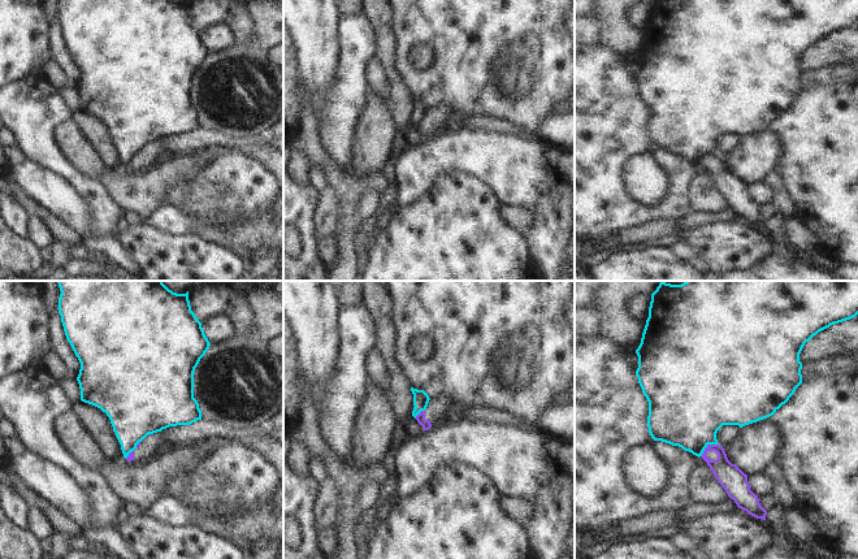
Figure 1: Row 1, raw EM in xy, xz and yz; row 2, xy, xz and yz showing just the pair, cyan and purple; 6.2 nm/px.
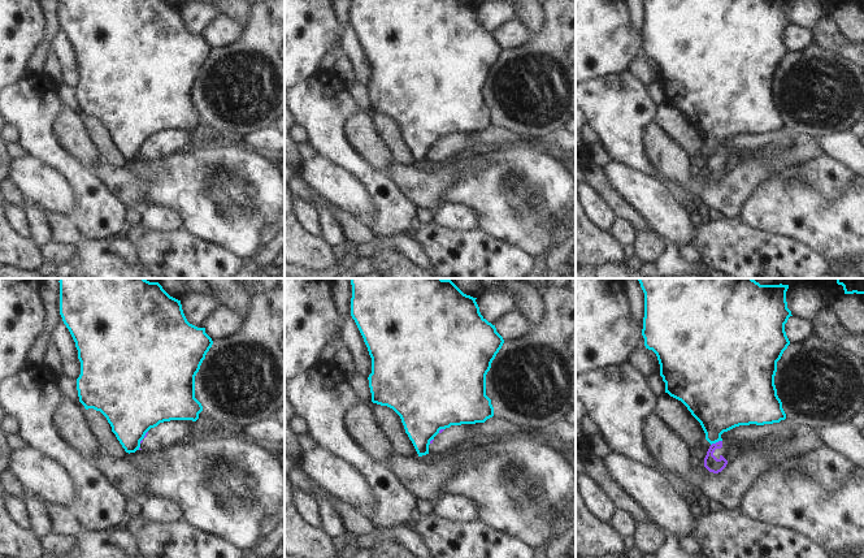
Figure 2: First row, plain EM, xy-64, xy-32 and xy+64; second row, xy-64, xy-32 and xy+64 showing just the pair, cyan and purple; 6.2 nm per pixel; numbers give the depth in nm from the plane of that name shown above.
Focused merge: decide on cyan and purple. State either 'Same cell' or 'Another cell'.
Another cell

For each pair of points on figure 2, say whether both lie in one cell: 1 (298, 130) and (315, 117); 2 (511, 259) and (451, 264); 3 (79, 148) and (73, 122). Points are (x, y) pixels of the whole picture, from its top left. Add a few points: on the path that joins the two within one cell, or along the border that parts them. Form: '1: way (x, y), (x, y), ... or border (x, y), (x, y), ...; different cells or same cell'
1: border (299, 122), (318, 152); different cells
2: way (496, 259), (465, 260); same cell
3: way (78, 142), (73, 129); same cell

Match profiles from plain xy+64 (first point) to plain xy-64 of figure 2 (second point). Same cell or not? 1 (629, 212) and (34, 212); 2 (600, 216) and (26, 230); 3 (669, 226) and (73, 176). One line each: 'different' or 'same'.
1: different
2: same
3: different

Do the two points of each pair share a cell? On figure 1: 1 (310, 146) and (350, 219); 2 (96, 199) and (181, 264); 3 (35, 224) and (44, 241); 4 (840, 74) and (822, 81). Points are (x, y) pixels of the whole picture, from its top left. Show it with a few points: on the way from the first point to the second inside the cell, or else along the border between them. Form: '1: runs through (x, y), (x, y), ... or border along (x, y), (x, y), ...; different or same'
1: runs through (328, 164), (349, 187), (349, 200); same
2: border along (125, 226), (117, 235); different
3: runs through (38, 228), (43, 237); same
4: runs through (836, 74), (826, 77); same

